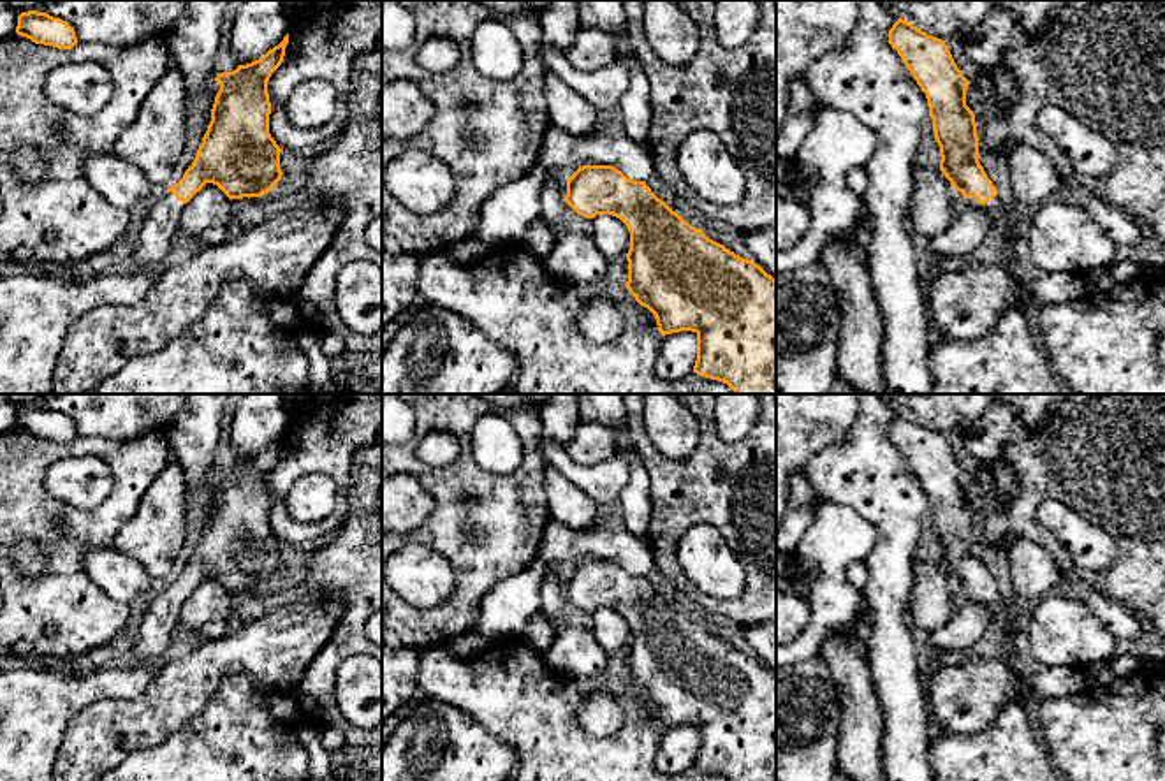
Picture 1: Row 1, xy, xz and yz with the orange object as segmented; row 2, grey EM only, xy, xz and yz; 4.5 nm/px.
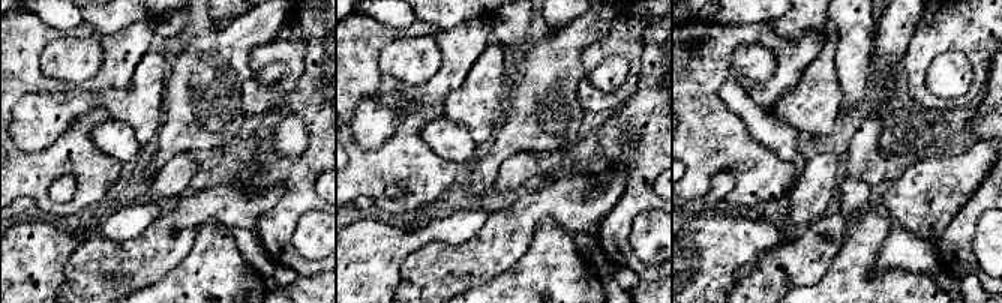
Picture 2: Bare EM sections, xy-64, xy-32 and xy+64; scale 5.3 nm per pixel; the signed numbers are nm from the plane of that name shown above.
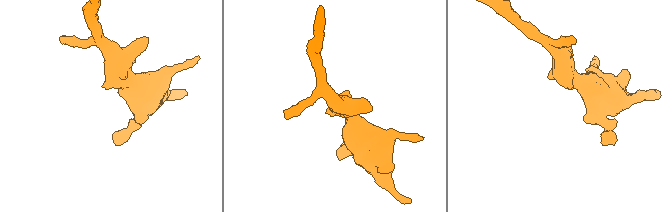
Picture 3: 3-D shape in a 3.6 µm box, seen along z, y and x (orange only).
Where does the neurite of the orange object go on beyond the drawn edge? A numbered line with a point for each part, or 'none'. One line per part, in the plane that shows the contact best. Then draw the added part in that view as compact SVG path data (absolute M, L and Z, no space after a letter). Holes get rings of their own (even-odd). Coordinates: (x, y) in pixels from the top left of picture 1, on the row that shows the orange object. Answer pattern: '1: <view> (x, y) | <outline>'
1: yz (995, 206) | M998 195L993 197L985 204L978 204L975 197L970 197L970 199L966 199L964 204L989 213L994 223L1005 223L1007 225L1010 222L1008 213L1007 213L1007 209L1005 209L1005 206Z

